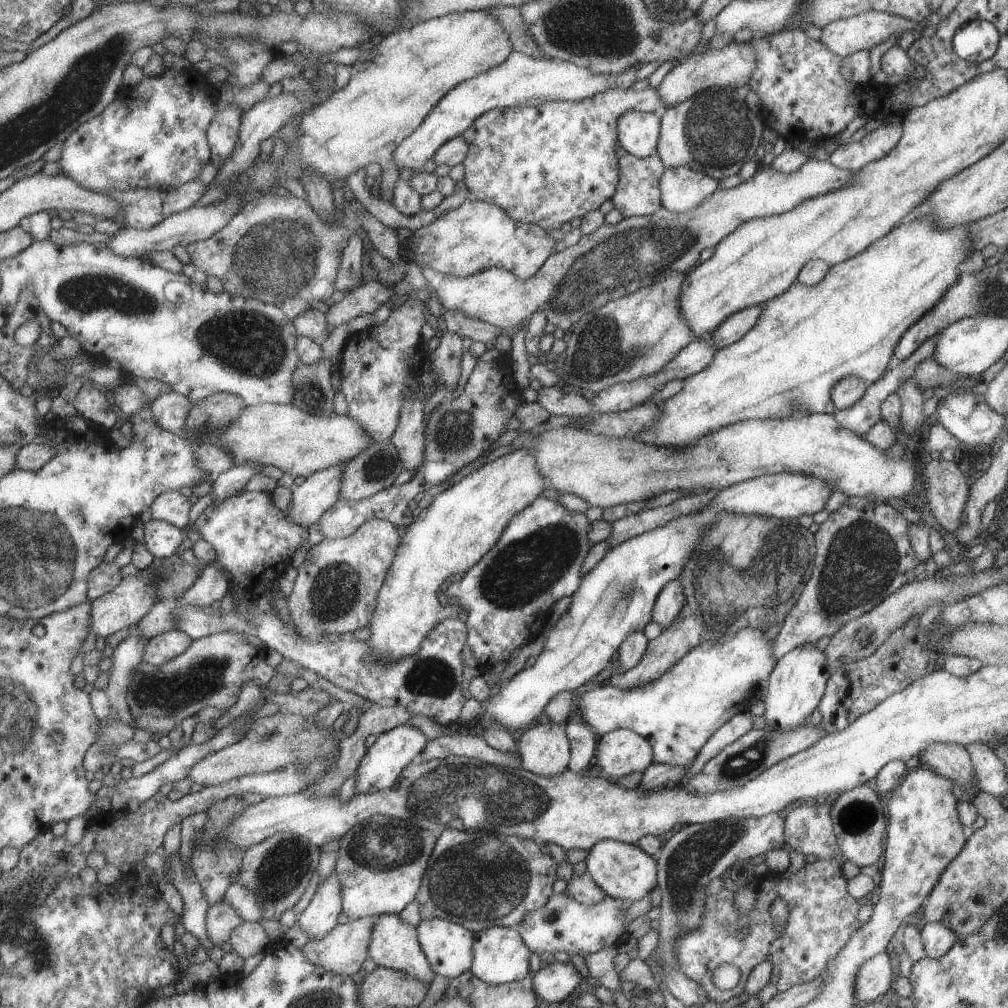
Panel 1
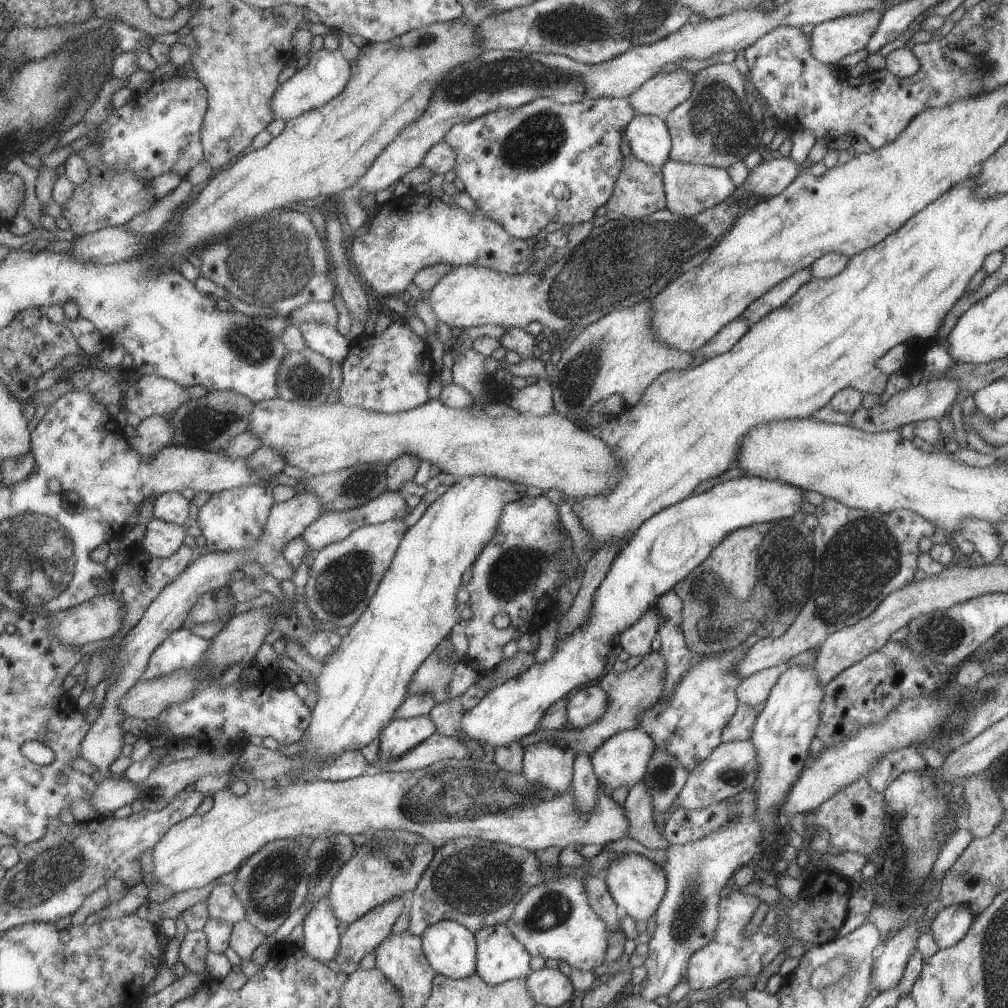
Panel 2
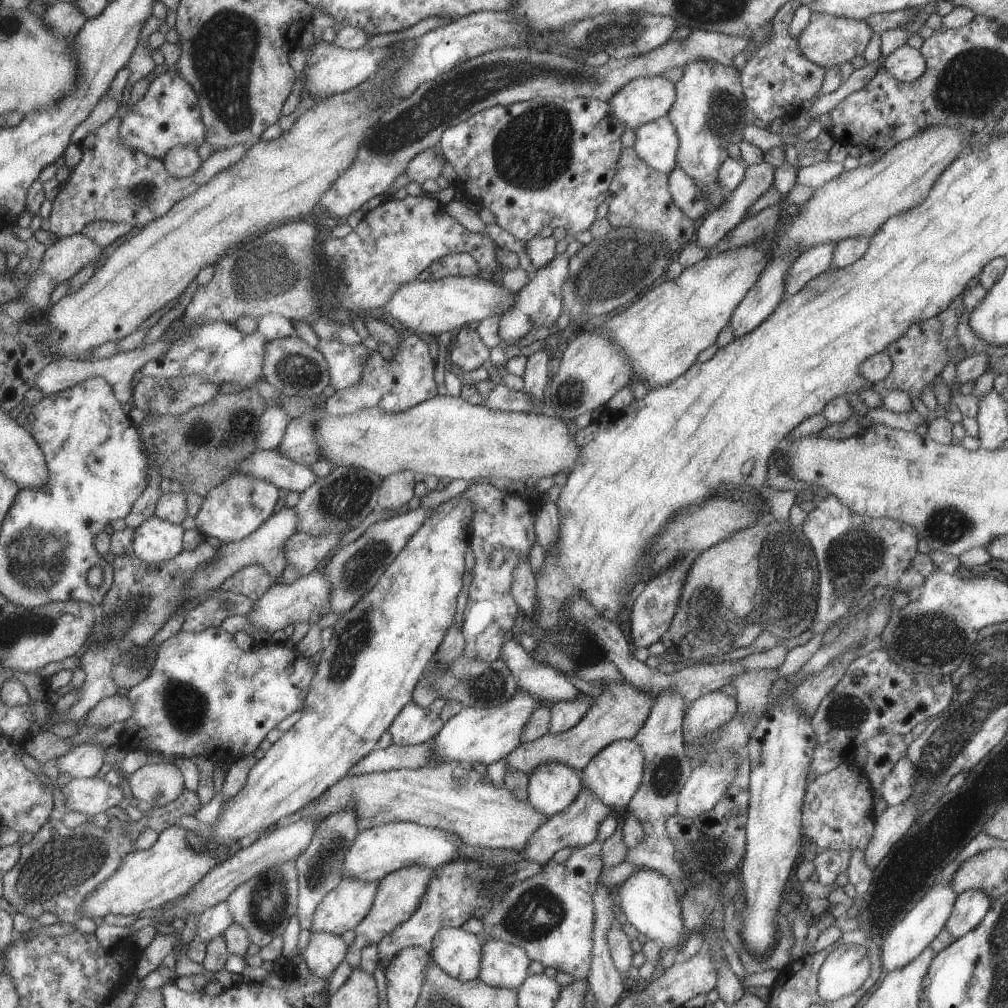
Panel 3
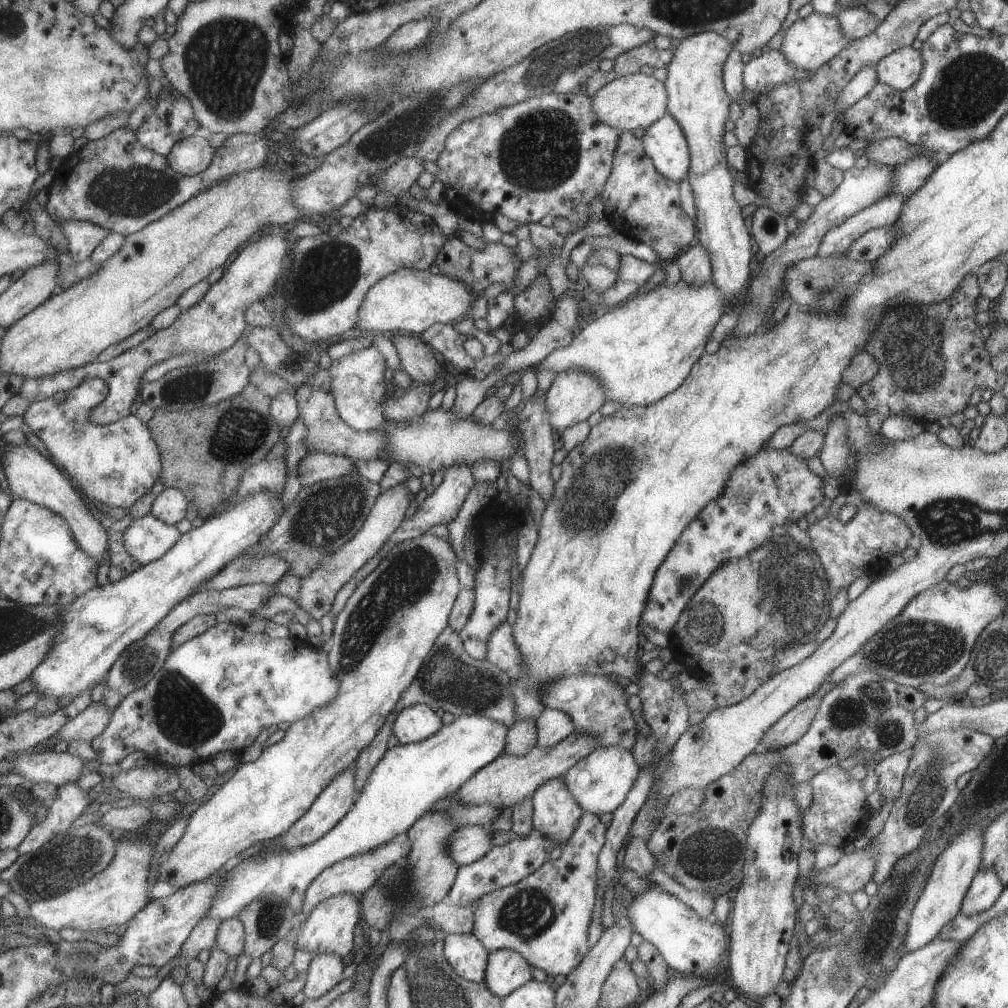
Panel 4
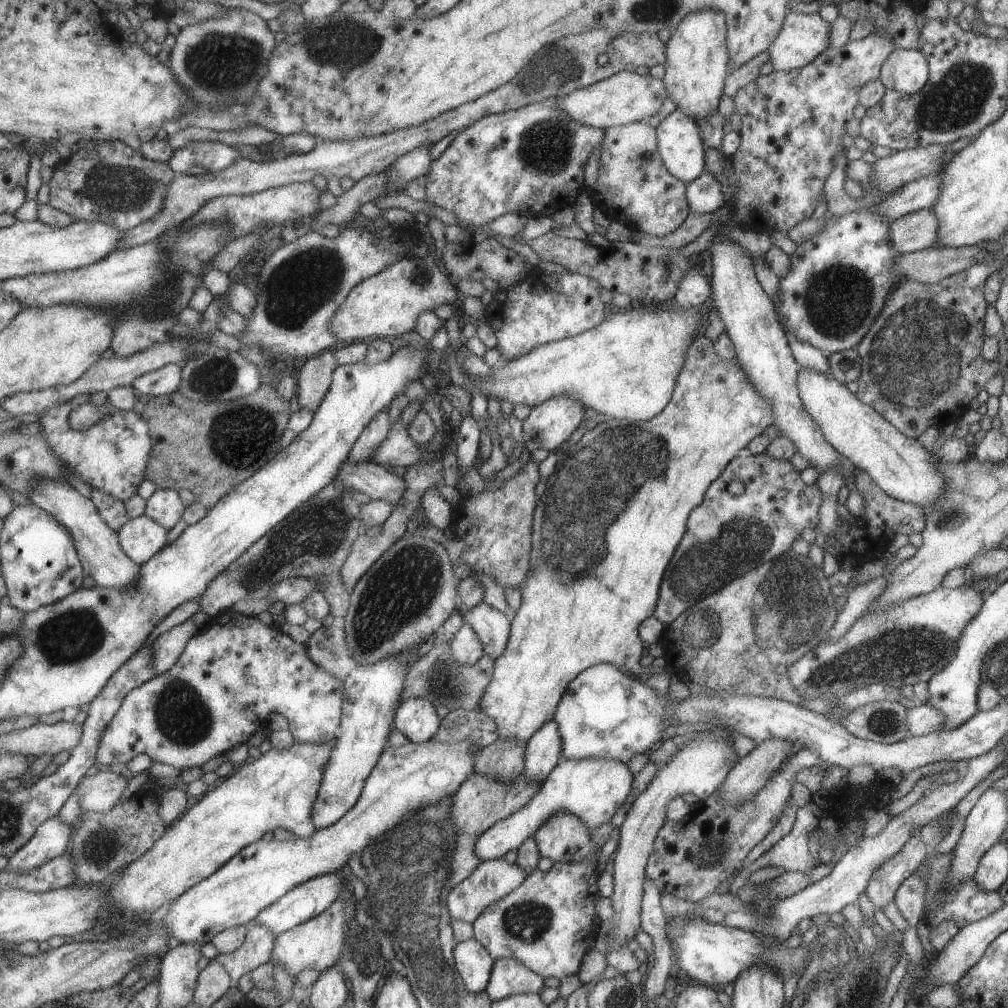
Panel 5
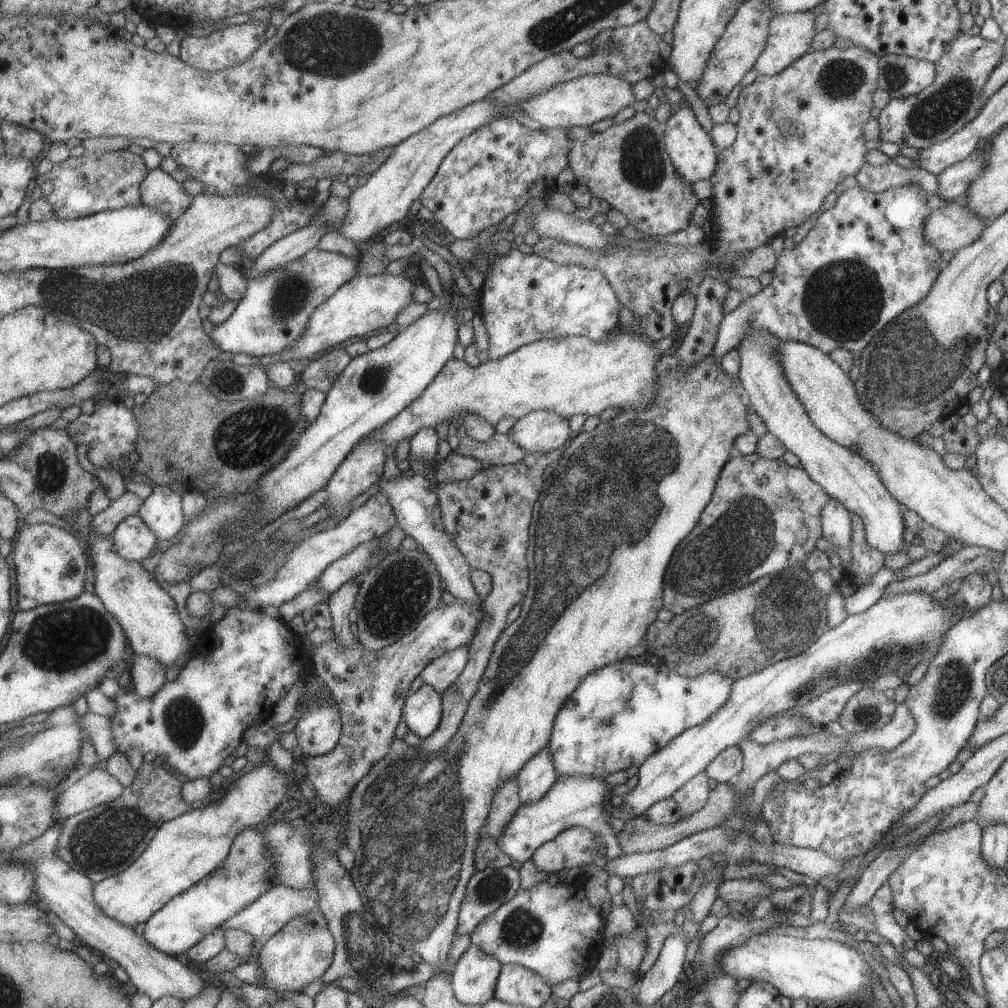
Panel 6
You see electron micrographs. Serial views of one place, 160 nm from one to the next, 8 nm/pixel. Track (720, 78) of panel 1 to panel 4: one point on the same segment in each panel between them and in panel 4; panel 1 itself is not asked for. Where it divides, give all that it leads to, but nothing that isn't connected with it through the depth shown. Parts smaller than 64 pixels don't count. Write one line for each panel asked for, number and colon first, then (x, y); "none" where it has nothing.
2: (659, 94)
3: (641, 100)
4: (635, 101)

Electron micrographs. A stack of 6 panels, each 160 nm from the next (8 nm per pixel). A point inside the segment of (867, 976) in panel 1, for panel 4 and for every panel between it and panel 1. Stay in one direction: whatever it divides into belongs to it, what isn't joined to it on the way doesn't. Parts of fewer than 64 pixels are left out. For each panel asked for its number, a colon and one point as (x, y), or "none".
2: (887, 969)
3: (919, 926)
4: (941, 898)

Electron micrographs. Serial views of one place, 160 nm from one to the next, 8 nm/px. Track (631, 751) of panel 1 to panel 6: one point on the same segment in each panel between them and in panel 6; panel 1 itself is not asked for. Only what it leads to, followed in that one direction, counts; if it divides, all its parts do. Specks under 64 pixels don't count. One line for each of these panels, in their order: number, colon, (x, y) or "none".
2: (622, 759)
3: (613, 774)
4: (599, 781)
5: (591, 789)
6: (571, 801)

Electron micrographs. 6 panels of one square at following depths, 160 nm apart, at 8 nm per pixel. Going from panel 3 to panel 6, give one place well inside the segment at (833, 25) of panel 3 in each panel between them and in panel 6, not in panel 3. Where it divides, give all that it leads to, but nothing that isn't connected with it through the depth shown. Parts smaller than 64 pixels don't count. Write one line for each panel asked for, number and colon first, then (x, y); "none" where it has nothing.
4: (807, 43)
5: (802, 37)
6: (790, 35)

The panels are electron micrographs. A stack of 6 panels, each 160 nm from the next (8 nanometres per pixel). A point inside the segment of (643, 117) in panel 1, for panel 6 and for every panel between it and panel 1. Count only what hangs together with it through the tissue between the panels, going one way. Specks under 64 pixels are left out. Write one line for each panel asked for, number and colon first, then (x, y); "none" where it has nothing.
2: (647, 136)
3: (656, 142)
4: (663, 142)
5: (679, 143)
6: (691, 151)

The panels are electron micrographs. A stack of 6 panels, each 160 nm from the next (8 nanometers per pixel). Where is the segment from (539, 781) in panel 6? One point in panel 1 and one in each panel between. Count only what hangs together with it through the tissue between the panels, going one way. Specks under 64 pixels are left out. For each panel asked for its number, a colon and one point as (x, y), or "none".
1: (676, 713)
2: (587, 705)
3: (563, 714)
4: (552, 725)
5: (542, 751)

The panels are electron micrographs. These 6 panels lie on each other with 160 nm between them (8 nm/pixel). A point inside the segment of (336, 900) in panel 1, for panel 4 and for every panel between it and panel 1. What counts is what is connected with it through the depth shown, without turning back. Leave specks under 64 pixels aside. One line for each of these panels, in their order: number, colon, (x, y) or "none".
2: (319, 927)
3: (324, 951)
4: (323, 972)

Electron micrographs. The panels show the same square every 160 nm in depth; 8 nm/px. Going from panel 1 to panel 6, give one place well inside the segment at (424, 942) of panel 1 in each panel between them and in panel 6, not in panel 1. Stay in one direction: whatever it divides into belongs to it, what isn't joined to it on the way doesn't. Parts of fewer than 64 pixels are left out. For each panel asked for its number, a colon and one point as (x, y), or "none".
2: (450, 949)
3: (455, 951)
4: (464, 954)
5: (473, 964)
6: (473, 977)

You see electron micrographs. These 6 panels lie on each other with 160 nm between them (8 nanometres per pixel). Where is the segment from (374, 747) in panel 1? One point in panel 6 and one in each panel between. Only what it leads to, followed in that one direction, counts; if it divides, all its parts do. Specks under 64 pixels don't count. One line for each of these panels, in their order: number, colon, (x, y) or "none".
2: (397, 737)
3: (413, 725)
4: (416, 722)
5: (415, 718)
6: (422, 710)

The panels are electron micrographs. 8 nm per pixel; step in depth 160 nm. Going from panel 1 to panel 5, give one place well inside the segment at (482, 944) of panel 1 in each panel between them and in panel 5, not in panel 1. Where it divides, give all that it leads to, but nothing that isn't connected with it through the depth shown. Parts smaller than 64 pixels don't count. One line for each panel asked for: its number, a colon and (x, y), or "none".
2: (499, 957)
3: (503, 965)
4: (506, 970)
5: (508, 977)

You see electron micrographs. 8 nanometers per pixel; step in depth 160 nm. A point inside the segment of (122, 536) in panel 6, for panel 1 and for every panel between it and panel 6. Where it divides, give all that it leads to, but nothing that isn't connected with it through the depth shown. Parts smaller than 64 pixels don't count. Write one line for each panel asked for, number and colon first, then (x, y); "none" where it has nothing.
1: (162, 539)
2: (161, 539)
3: (155, 540)
4: (146, 539)
5: (140, 538)

